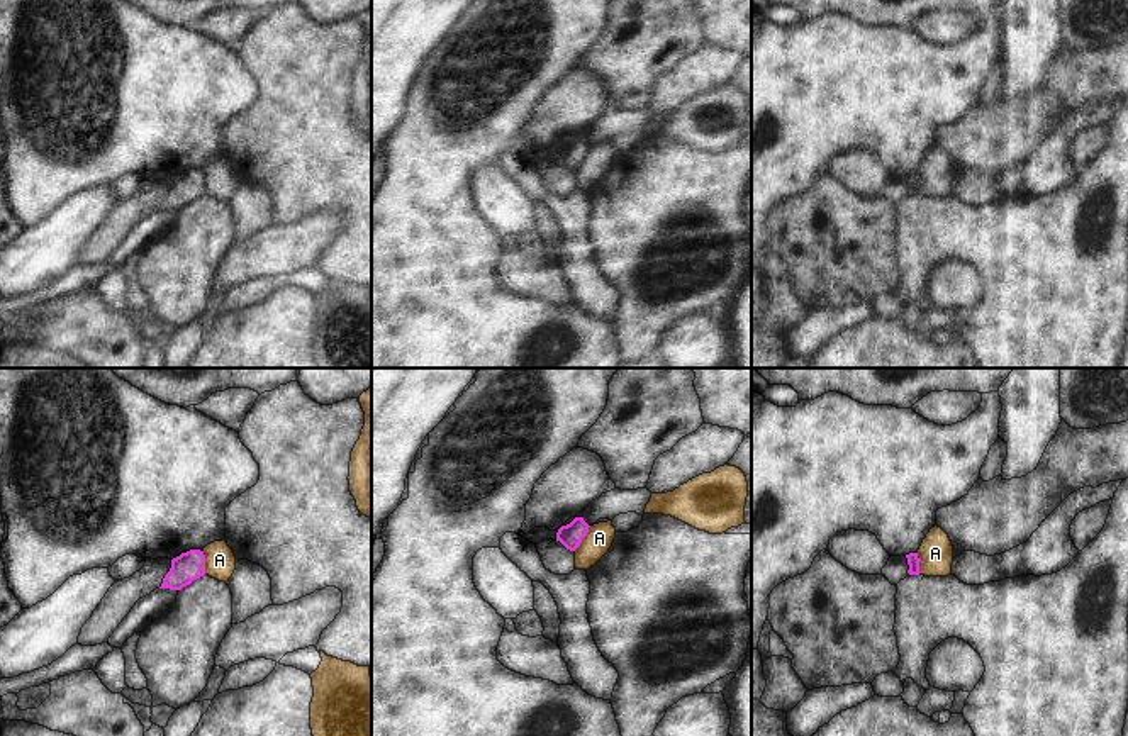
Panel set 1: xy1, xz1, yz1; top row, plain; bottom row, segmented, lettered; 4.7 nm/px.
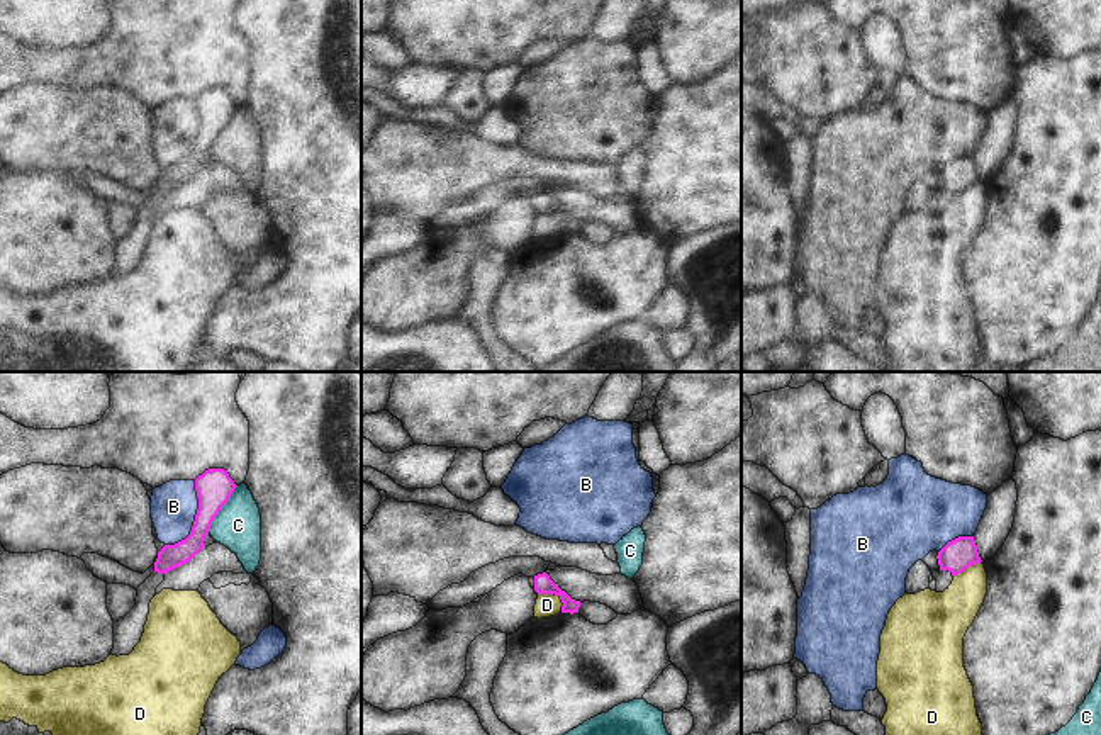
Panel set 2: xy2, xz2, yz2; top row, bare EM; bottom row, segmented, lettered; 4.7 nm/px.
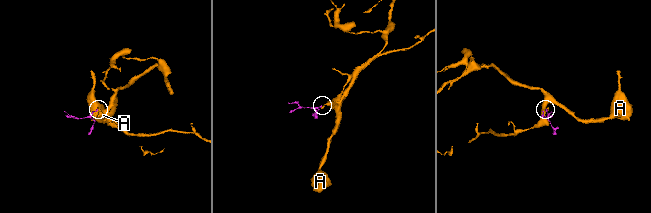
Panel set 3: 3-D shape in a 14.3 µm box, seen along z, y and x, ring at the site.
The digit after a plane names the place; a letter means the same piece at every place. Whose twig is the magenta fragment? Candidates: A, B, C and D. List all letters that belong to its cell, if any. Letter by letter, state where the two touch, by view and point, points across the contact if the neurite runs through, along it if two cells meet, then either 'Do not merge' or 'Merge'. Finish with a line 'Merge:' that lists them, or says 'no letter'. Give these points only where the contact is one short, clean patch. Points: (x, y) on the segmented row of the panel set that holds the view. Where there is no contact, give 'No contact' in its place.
A: Touches magenta at xz1 (584, 536). Boundary: xz1 (591, 526), (574, 550). Do not merge
B: Touches magenta at xy2 (195, 520). Do not merge
C: Touches magenta at xy2 (219, 510). Do not merge
D: Touches magenta at xz2 (555, 594). Boundary: xz2 (538, 593), (553, 593), (560, 600), (562, 610). Do not merge
Merge: no letter.

